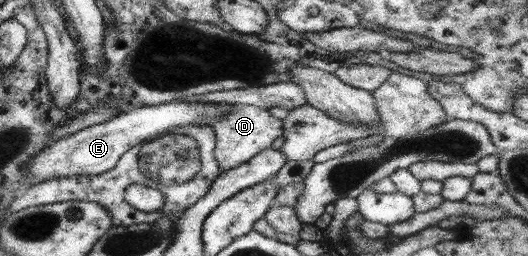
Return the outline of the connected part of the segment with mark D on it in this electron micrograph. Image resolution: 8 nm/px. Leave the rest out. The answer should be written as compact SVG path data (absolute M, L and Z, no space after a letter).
M235 104L231 107L228 113L216 117L210 125L215 136L213 159L217 163L219 172L233 169L236 165L249 161L256 153L269 148L272 141L282 135L281 120L273 117L267 109L243 104Z

